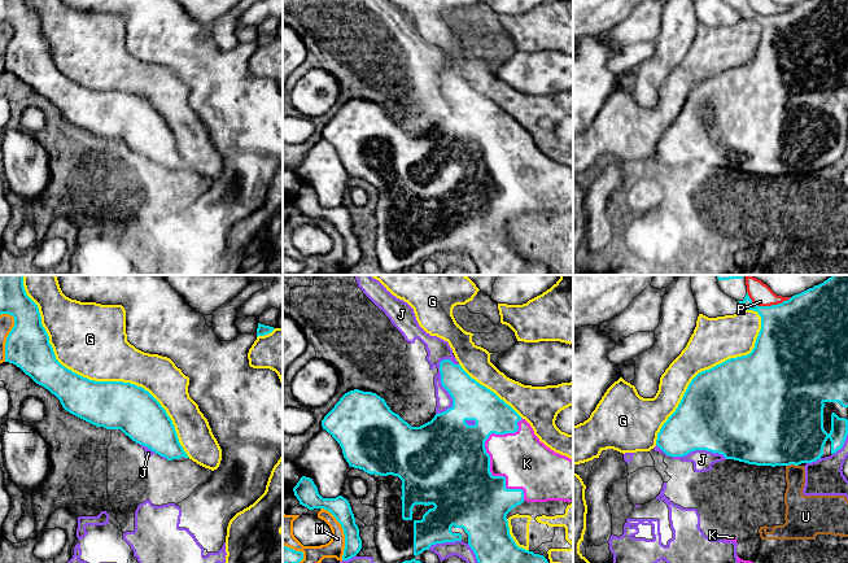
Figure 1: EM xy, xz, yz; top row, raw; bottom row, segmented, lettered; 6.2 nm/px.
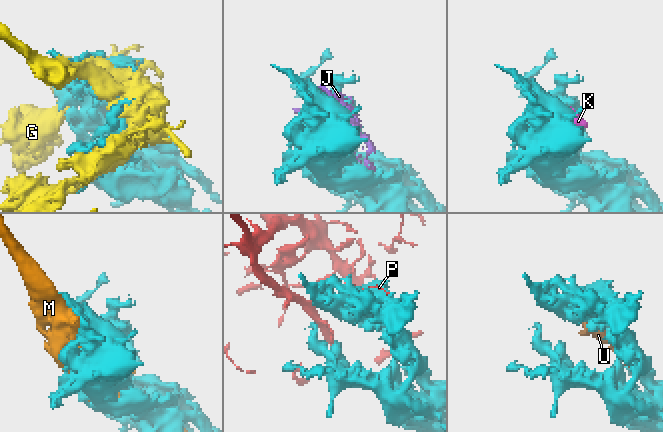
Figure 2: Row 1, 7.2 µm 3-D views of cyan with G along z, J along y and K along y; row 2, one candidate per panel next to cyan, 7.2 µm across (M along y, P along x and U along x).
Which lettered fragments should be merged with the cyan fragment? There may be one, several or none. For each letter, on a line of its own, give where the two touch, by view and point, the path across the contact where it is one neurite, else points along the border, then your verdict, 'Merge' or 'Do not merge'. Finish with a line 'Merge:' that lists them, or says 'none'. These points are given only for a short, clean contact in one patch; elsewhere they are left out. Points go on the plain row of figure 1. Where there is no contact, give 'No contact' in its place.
G: Touches cyan at xy (101, 91). Do not merge
J: Touches cyan at xz (444, 96). Do not merge
K: Touches cyan at xz (489, 169). Merge
M: Touches cyan at xz (344, 241). Do not merge
P: Touches cyan at yz (768, 16). Do not merge
U: Touches cyan at yz (791, 173). Do not merge
Merge: K

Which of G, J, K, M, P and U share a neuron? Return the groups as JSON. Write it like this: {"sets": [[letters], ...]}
{"sets": [["G"], ["J", "U"], ["K"], ["M"], ["P"]]}

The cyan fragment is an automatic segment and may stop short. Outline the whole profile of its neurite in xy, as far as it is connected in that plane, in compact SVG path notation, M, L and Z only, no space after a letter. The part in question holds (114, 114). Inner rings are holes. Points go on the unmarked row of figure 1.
M0 0L0 25L14 27L5 52L5 71L13 73L36 93L54 104L70 123L106 139L121 139L136 153L147 156L167 170L189 167L179 152L172 130L161 113L144 97L123 91L95 91L62 75L49 53L38 14L26 0Z

